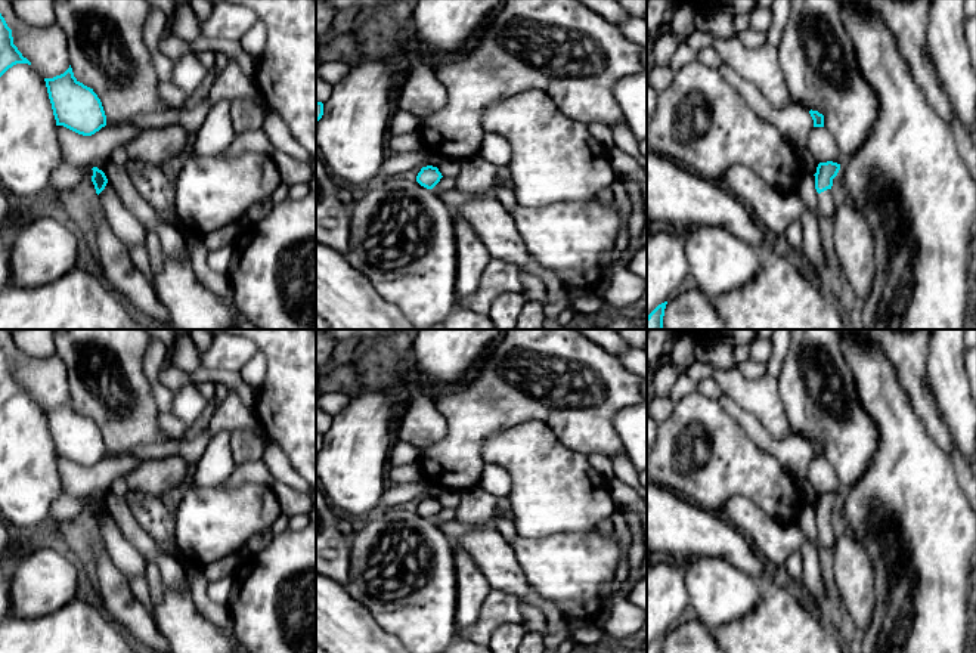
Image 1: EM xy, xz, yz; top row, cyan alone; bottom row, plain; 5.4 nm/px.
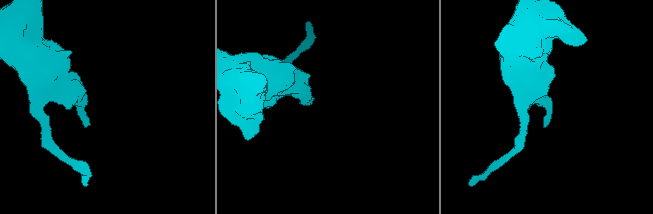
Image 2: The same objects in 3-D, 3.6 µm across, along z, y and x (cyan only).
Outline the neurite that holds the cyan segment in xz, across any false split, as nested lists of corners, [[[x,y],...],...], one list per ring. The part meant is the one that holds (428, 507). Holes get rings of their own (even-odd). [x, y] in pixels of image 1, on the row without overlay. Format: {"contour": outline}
{"contour": [[[427,496],[422,498],[421,502],[418,504],[416,513],[427,520],[433,520],[440,513],[441,508],[443,507],[437,498]]]}

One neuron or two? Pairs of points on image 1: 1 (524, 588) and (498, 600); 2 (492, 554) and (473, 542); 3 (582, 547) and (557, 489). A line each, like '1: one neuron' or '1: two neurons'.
1: two neurons
2: one neuron
3: two neurons

